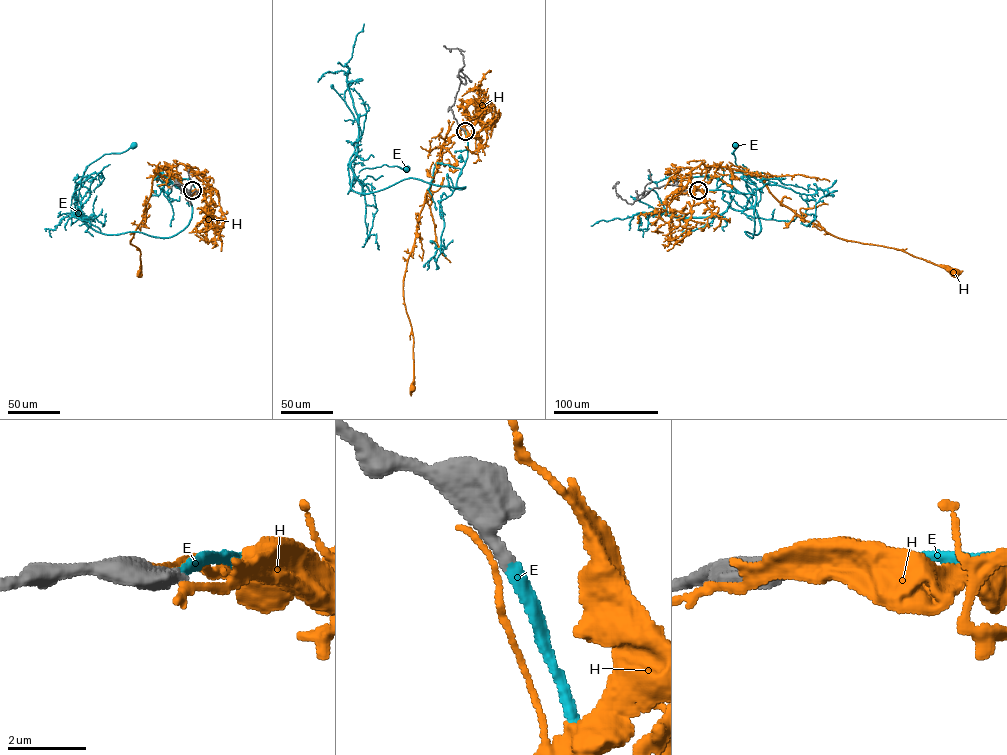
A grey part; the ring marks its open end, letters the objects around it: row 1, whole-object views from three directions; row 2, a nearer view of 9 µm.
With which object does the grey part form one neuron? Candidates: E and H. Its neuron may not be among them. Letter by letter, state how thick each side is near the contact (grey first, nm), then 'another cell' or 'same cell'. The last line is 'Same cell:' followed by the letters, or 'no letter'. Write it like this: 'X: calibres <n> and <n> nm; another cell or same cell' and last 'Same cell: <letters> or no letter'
E: calibres 300 and 280 nm; same cell
H: calibres 550 and 180 nm; another cell
Same cell: E

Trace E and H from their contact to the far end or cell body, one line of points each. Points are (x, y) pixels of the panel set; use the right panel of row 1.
E: (698, 190), (753, 193), (753, 237), (745, 232), (760, 231), (752, 207), (760, 193), (736, 164), (735, 145)
H: (698, 190), (689, 177), (701, 164), (753, 172), (782, 204), (834, 236), (904, 251), (956, 275)

